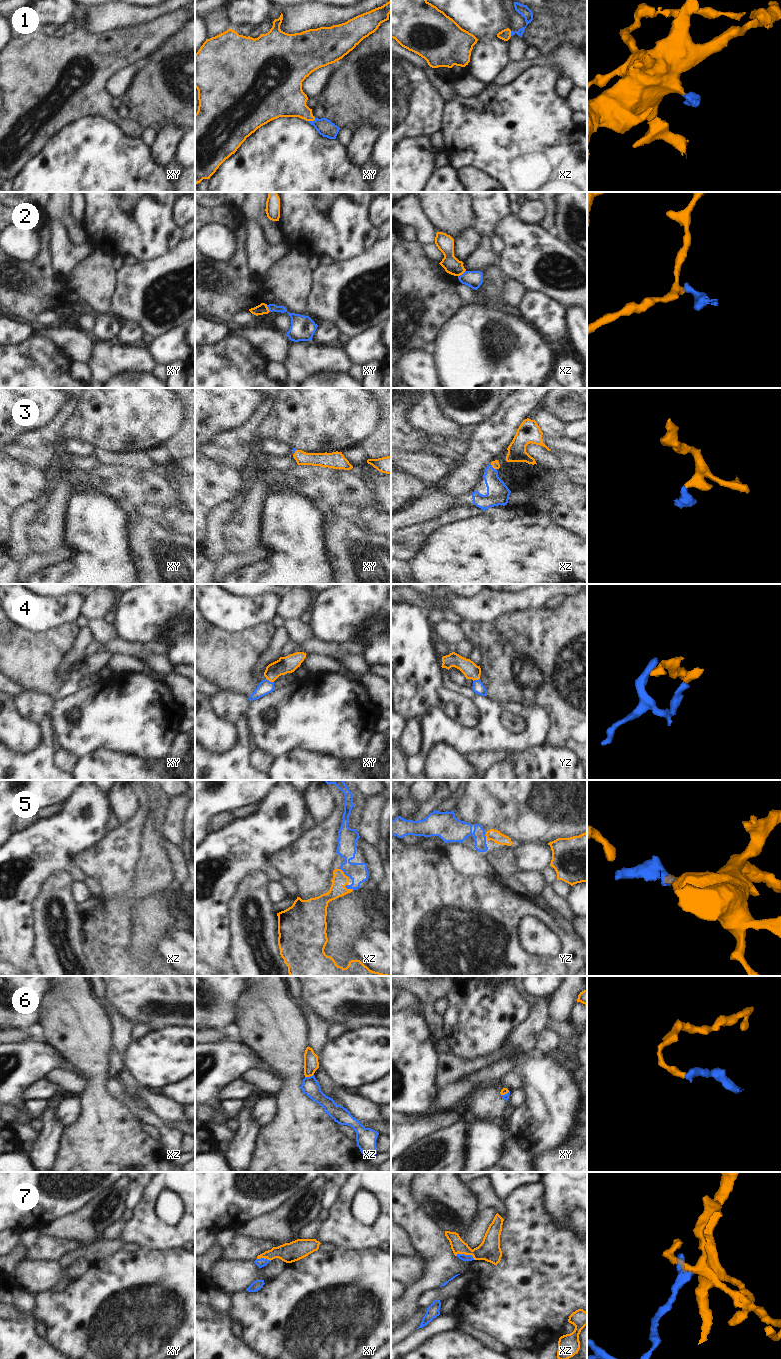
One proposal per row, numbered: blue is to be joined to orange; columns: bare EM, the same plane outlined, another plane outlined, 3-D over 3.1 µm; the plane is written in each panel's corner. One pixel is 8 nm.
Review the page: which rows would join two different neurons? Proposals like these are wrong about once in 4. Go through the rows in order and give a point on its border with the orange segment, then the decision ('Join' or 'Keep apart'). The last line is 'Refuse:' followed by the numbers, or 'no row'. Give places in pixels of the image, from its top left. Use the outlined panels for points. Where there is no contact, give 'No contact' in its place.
1: Touches orange at xy (311, 120). Join
2: Touches orange at xz (461, 274). Keep apart
3: Touches orange at xz (493, 467). Join
4: Touches orange at xy (270, 681). Join
5: Touches orange at xz (349, 889). Join
6: Touches orange at xz (309, 1076). Join
7: Touches orange at xz (466, 1254). Join
Refuse: 2

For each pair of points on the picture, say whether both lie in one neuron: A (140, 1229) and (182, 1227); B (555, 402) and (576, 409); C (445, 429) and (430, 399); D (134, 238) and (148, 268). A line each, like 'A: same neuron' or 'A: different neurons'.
A: same neuron
B: same neuron
C: same neuron
D: different neurons

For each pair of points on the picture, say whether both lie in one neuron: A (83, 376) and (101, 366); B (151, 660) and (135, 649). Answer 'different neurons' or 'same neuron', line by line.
A: different neurons
B: different neurons

